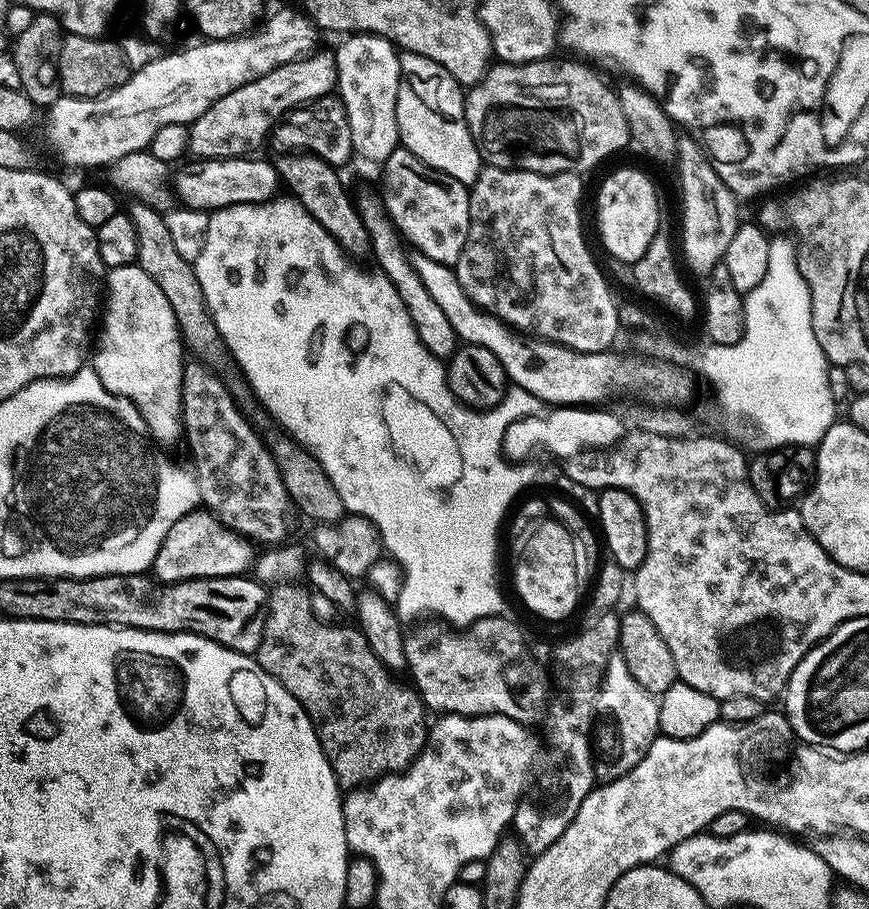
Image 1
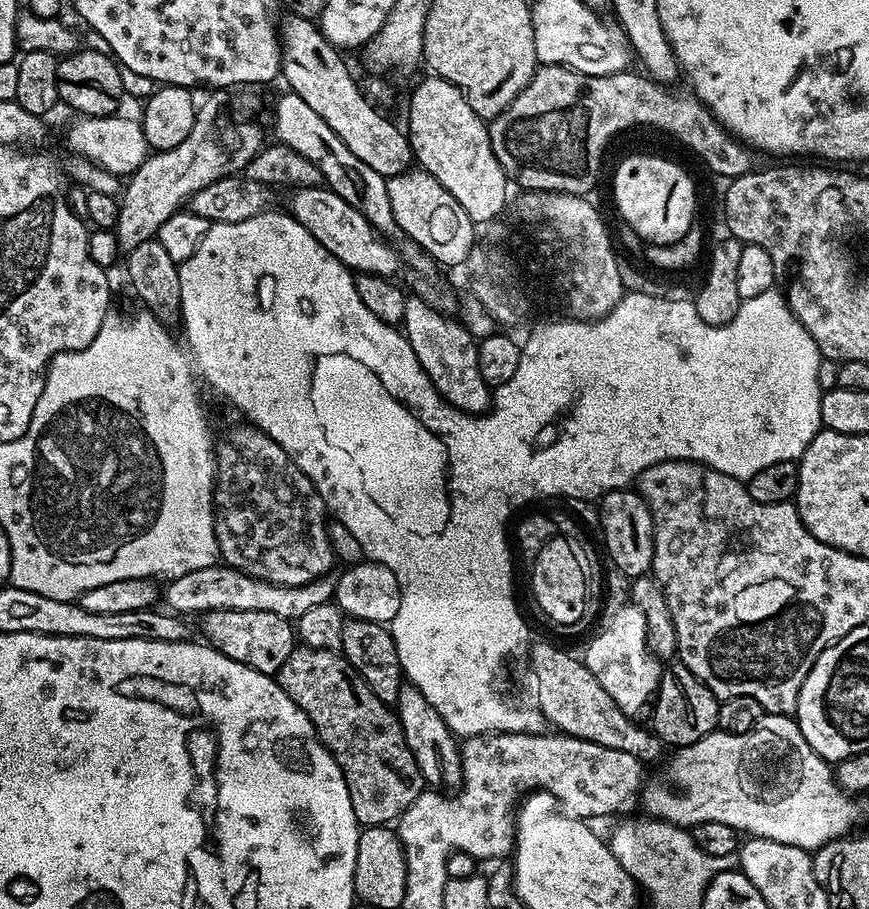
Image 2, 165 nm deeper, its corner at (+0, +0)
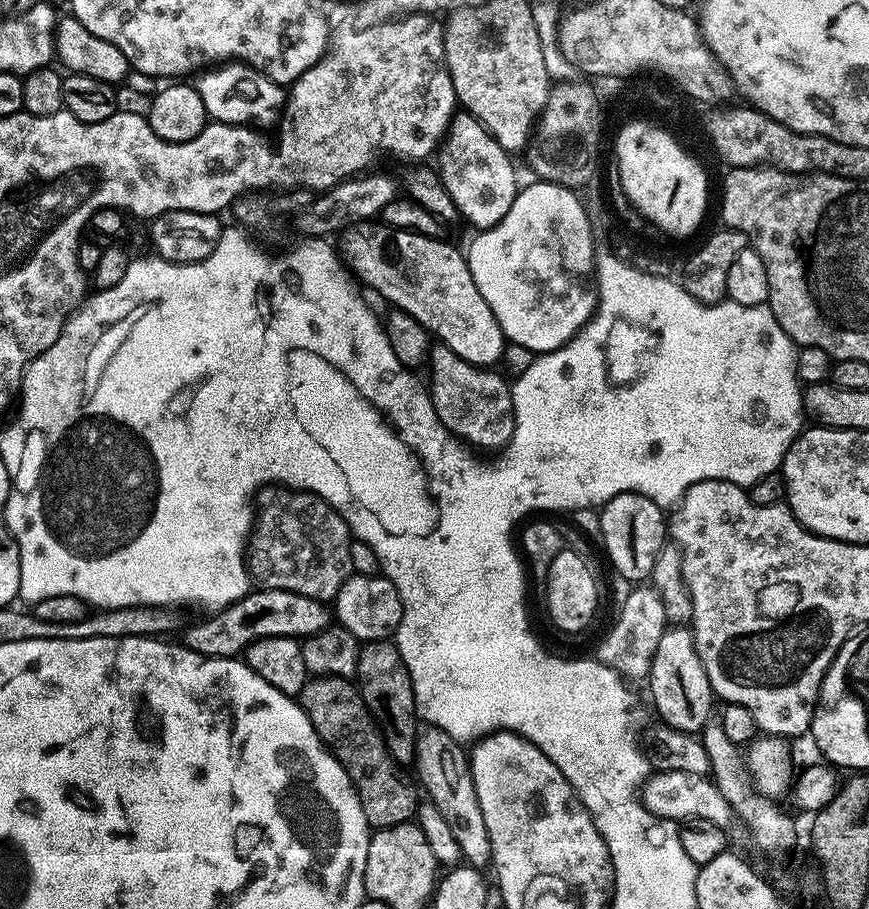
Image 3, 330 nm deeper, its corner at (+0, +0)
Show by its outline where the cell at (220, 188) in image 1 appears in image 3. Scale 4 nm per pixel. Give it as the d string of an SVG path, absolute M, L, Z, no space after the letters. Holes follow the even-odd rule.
M383 222L357 223L349 227L343 236L342 256L347 265L349 262L357 276L382 299L389 300L393 309L413 316L439 343L454 350L458 358L481 366L496 366L499 360L501 363L506 352L504 332L498 326L490 306L486 306L486 298L478 294L478 286L474 286L474 278L470 274L467 255L461 249L459 252L454 245L447 244L444 238L424 236L420 232L405 232L403 228L390 228Z

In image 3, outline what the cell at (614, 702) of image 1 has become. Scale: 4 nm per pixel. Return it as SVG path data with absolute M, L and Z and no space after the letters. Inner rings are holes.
M636 586L632 593L624 600L620 608L620 617L616 625L604 636L600 644L598 659L601 664L608 664L615 672L641 672L647 674L652 671L654 650L658 650L658 638L662 638L665 628L670 621L664 609L664 598L652 586Z

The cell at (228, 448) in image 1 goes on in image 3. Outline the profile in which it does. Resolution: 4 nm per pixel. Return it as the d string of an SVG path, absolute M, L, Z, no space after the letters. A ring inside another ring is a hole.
M284 490L281 491L281 496L276 496L264 509L259 509L258 515L254 520L254 527L250 541L246 546L246 567L253 577L256 576L261 580L261 585L264 588L277 588L278 590L286 590L294 594L302 594L306 598L314 598L315 600L322 600L325 602L335 601L338 590L342 590L342 586L354 575L352 571L352 563L350 562L350 546L353 542L352 531L348 529L348 523L340 517L337 512L330 507L330 505L318 496L314 496L308 492L299 490Z

